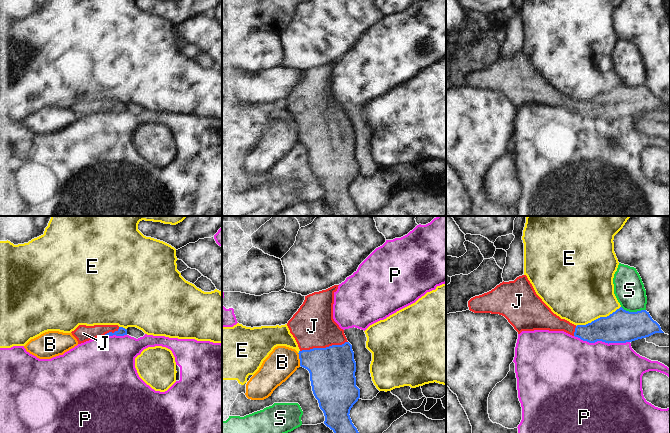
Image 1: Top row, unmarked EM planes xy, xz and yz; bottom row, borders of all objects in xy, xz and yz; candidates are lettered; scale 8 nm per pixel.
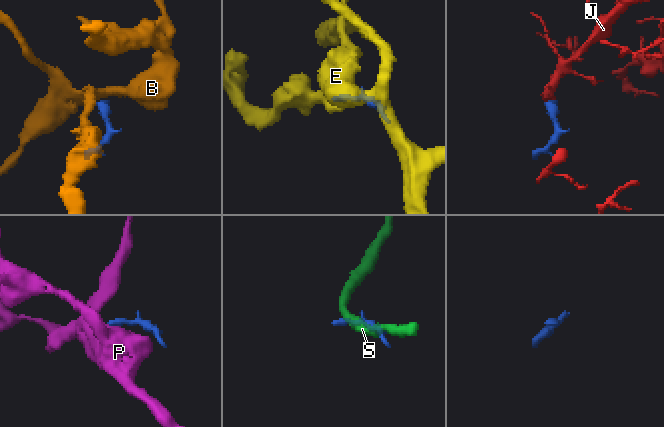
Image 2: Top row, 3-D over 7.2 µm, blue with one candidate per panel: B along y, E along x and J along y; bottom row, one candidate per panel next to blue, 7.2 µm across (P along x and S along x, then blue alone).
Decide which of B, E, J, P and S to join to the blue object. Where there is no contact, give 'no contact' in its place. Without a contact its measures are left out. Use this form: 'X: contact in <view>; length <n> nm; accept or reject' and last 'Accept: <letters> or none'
B: contact in xz; length 110 nm; reject
E: contact in yz; length 400 nm; reject
J: contact in xz; length 400 nm; accept
P: contact in yz; length 460 nm; reject
S: contact in yz; length 200 nm; reject
Accept: J

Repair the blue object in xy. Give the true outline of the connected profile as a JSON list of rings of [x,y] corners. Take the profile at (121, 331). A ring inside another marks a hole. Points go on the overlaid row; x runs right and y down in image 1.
[[[79,325],[71,333],[77,339],[78,344],[81,344],[102,336],[124,336],[127,335],[127,329],[118,325]]]

